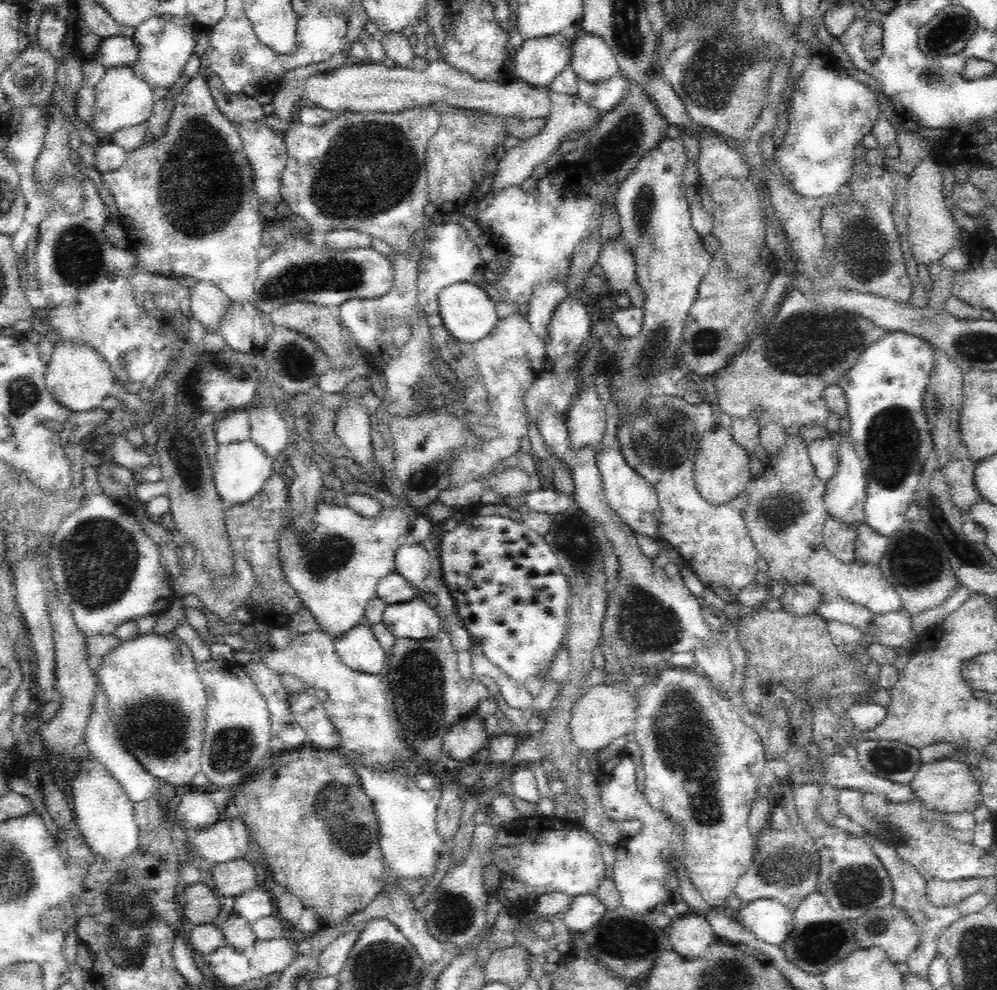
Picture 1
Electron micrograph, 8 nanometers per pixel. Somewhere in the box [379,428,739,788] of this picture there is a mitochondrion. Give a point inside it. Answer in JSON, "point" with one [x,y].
{"point":[647,626]}

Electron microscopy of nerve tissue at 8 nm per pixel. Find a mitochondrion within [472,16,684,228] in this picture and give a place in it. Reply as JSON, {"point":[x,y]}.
{"point":[621,144]}

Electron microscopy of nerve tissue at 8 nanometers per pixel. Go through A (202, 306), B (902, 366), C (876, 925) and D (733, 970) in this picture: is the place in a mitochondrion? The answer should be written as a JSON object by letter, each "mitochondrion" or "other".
{"A":"other","B":"other","C":"mitochondrion","D":"other"}

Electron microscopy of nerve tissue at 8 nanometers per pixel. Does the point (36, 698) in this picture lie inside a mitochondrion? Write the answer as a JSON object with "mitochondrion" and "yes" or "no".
{"mitochondrion":"no"}

